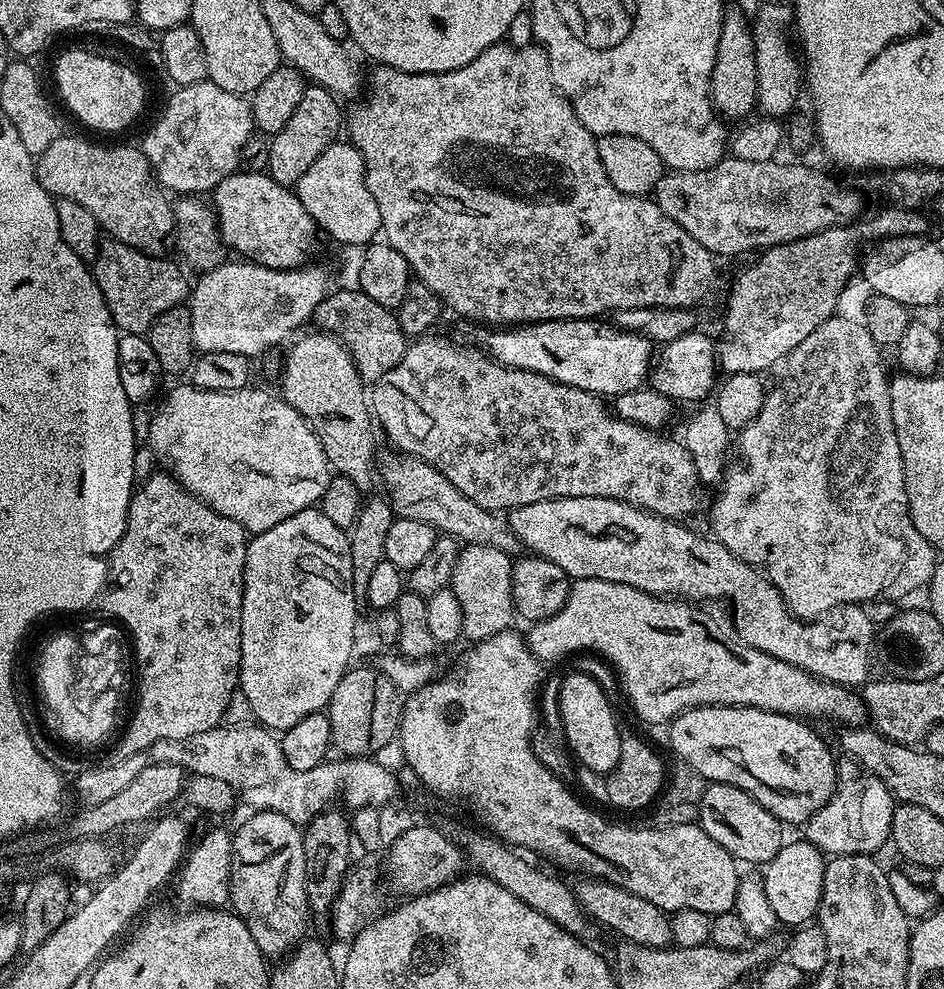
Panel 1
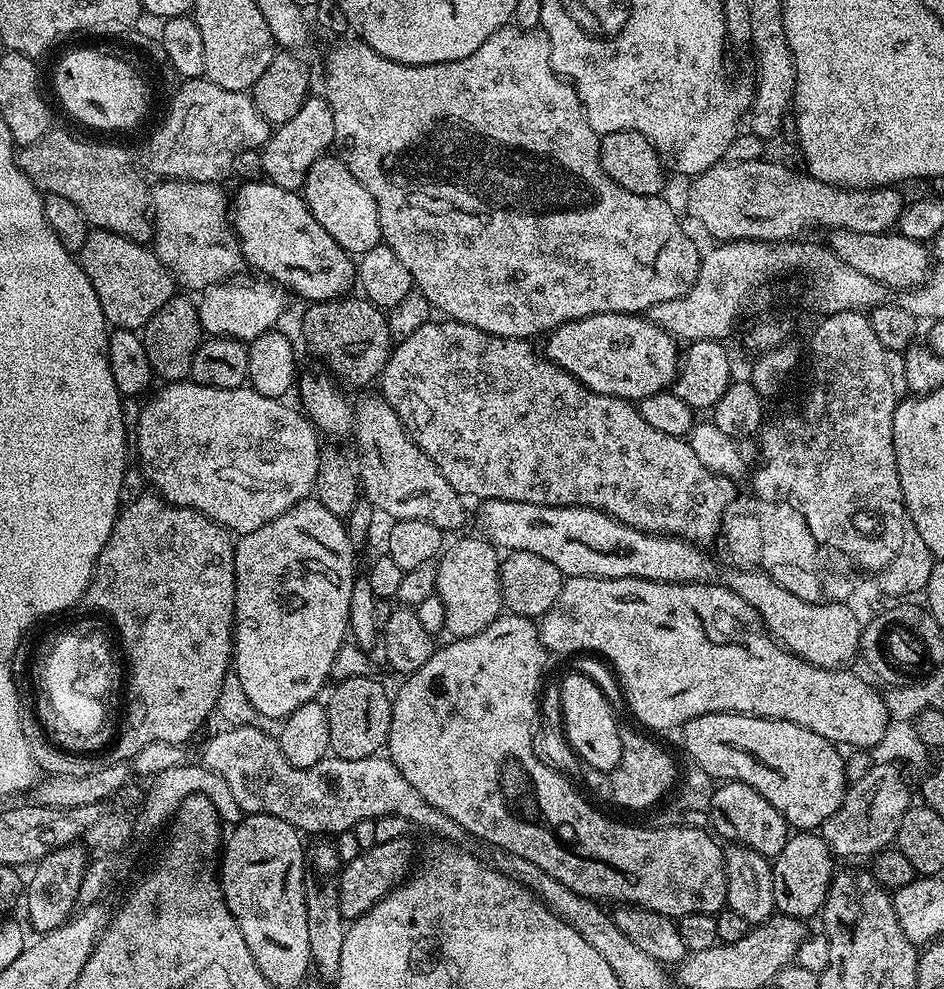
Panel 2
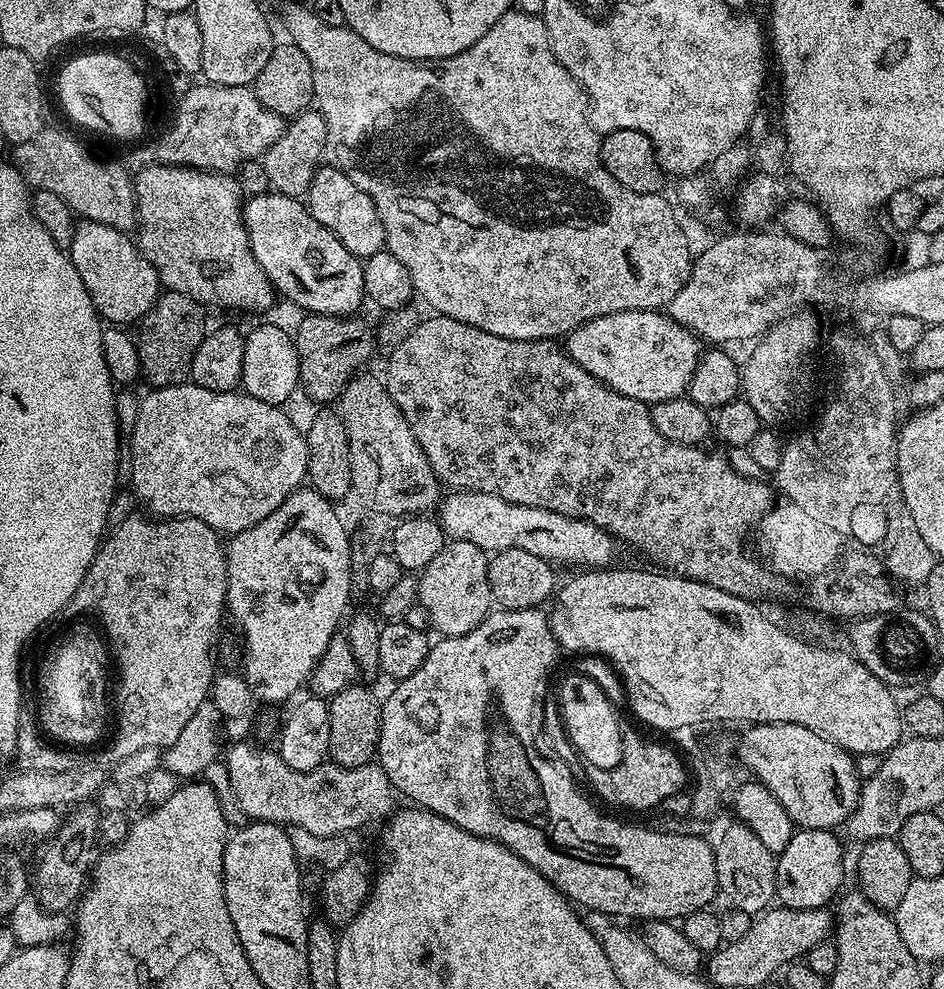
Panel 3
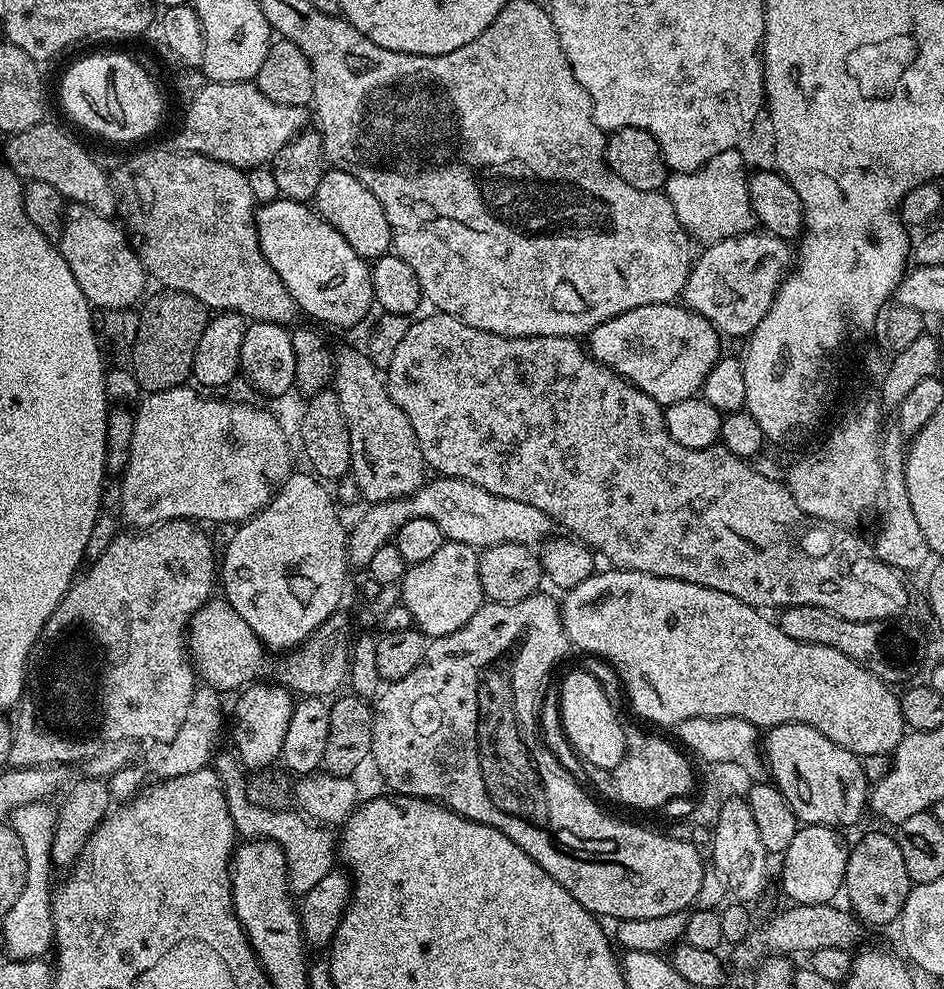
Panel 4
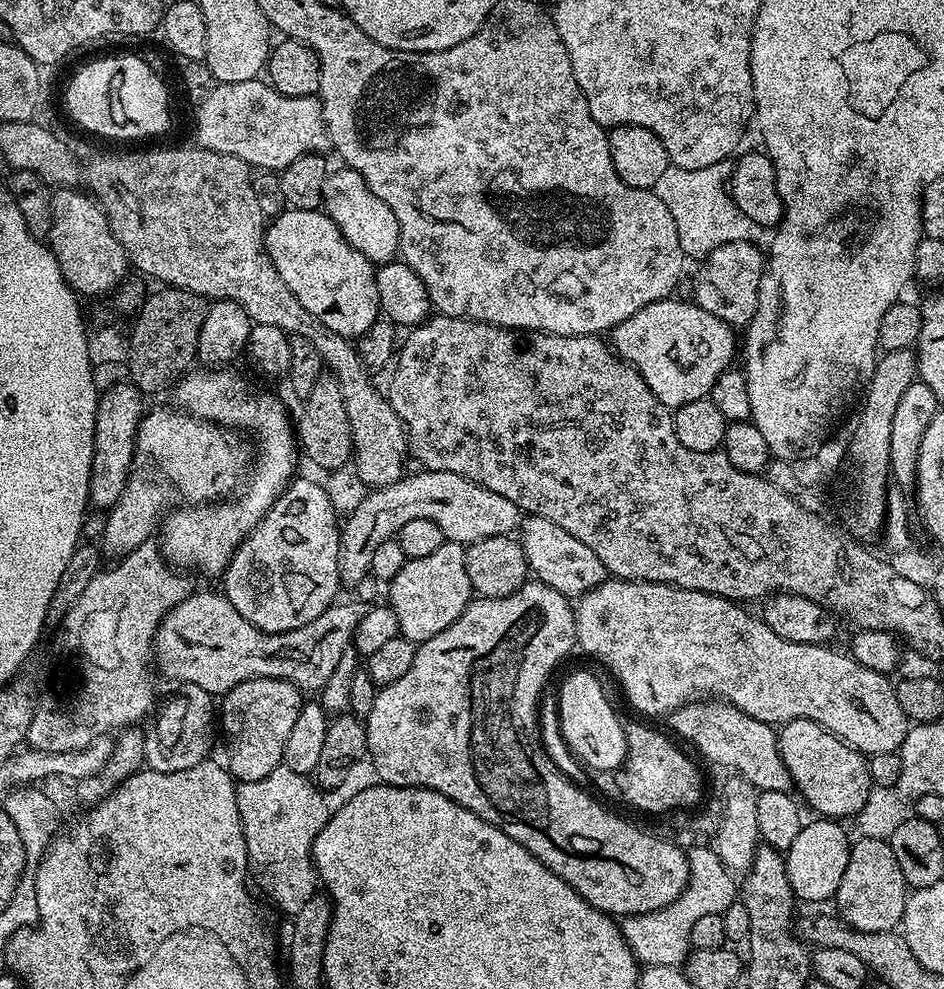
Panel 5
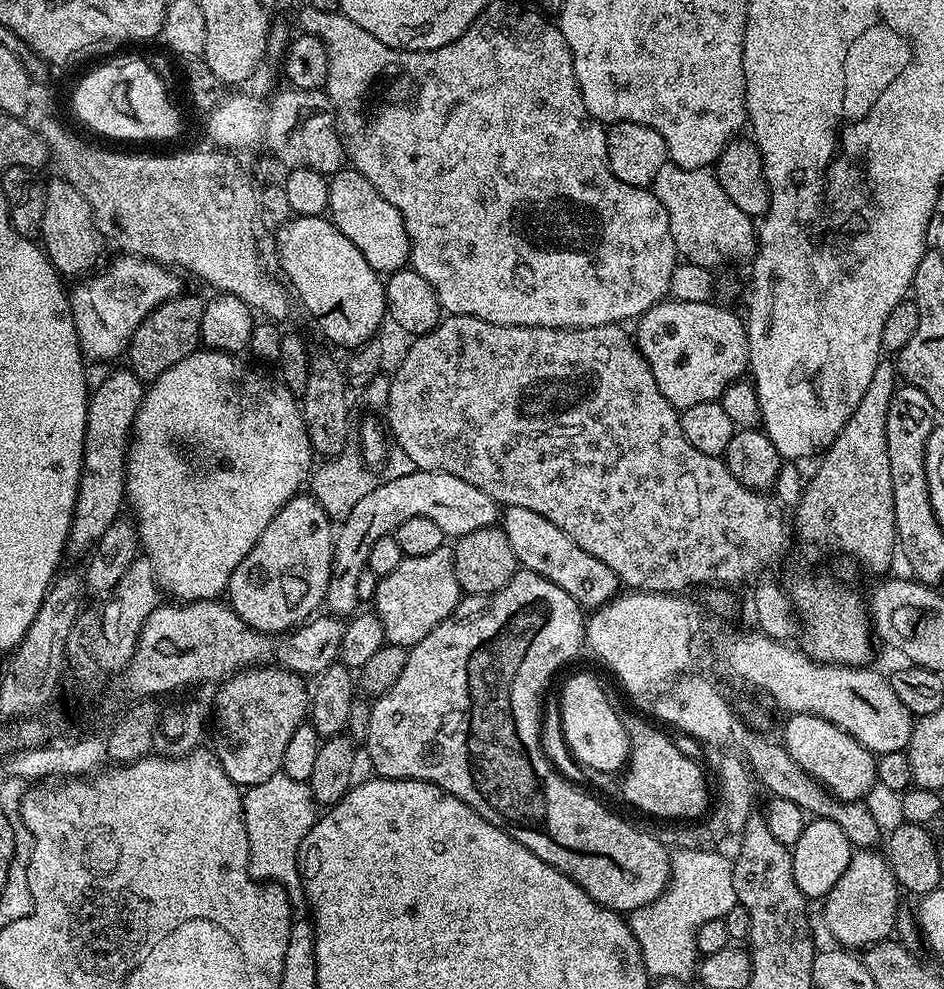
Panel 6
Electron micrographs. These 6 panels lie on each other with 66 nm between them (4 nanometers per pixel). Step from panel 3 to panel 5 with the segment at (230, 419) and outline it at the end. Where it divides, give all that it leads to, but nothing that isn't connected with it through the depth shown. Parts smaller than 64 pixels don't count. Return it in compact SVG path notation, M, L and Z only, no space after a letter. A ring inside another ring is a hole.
M171 407L156 408L153 412L152 409L145 411L140 420L136 431L136 456L132 459L132 472L128 475L128 481L118 502L113 508L107 509L105 515L108 516L104 520L104 542L102 541L105 557L119 558L130 554L130 550L138 550L138 546L153 539L152 531L155 528L157 531L162 517L169 510L223 501L241 487L240 479L249 475L254 452L249 441L241 433L231 428L222 428L219 424L212 424L209 420L199 420L197 416L191 416L179 407Z

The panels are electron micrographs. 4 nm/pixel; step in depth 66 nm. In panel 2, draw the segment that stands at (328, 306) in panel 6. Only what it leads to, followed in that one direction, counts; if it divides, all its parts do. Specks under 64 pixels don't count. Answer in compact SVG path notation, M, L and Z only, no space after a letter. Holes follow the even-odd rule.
M264 178L249 180L239 186L241 188L237 190L236 197L233 195L230 200L230 219L249 269L257 268L261 277L279 284L289 293L297 292L304 302L338 300L353 291L358 280L357 261L345 248L338 246L338 242L334 242L334 238L330 238L322 226L318 226L318 218L310 214L303 195L270 184Z

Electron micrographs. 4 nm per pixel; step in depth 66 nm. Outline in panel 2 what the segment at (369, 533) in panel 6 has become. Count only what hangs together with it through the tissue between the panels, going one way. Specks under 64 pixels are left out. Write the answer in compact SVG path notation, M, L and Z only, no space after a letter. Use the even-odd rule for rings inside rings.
M486 500L479 505L479 531L495 544L497 549L538 554L546 562L554 562L565 578L569 576L597 576L598 578L642 578L667 584L702 584L710 575L717 575L714 562L703 547L678 540L675 536L654 536L630 528L620 520L599 512L597 508L559 508L538 506L530 502Z

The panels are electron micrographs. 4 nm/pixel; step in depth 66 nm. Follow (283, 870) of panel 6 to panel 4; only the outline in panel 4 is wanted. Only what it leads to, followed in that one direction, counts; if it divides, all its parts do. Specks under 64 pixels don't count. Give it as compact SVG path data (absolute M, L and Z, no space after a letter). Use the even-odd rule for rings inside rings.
M221 751L215 757L214 767L220 775L226 794L226 806L230 806L230 818L234 818L237 833L250 840L274 841L286 858L289 889L296 894L308 892L310 886L315 886L320 879L326 878L326 874L334 871L338 860L338 840L333 829L309 820L299 811L287 812L284 806L265 806L252 800L250 784L246 776L244 780L241 762L229 752Z

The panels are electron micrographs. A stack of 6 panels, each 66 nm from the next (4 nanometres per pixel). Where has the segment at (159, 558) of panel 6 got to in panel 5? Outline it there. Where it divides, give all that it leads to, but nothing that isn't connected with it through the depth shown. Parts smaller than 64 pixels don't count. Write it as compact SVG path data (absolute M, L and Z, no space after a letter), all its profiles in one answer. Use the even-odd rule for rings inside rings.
M208 366L200 370L204 372L196 371L189 371L176 381L175 403L199 420L209 420L212 424L219 424L222 428L231 428L251 437L254 441L254 463L250 468L252 485L248 489L245 487L239 495L227 502L181 506L167 513L162 522L164 540L161 539L159 545L165 560L177 569L197 568L204 576L220 578L240 549L241 542L252 533L254 526L258 526L258 522L262 522L270 506L274 506L276 499L292 483L298 441L294 435L293 421L288 421L288 412L274 393L255 388L246 377L232 372L236 370L228 366Z

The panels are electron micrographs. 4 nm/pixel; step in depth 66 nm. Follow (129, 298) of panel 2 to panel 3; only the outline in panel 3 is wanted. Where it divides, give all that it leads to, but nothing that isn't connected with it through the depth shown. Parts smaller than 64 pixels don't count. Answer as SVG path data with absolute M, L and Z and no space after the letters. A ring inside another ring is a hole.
M81 219L74 230L72 245L66 251L72 257L74 270L78 270L78 278L82 278L82 286L86 286L97 313L109 325L135 325L144 319L162 295L158 274L140 253L137 241L129 233L114 230L114 226Z

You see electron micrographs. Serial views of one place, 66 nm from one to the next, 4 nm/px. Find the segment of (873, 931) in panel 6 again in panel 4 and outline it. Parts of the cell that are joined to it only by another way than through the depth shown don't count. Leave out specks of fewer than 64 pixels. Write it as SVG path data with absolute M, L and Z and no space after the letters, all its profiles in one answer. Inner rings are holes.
M868 832L855 845L851 845L846 862L843 895L848 895L847 907L865 925L888 924L900 919L900 911L913 888L910 874L906 874L906 862L902 850L898 850L895 835L884 832Z

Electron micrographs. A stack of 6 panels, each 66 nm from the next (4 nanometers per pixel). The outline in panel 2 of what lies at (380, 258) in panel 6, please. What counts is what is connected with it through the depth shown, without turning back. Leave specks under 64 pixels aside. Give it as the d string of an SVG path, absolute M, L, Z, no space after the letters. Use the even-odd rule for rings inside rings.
M326 154L310 166L302 195L310 214L318 218L318 226L322 226L322 230L326 230L326 234L330 234L330 238L334 238L334 242L338 242L338 246L345 248L349 254L366 253L382 243L378 206L374 198L370 198L370 190L366 190L366 186L350 174L339 155Z

